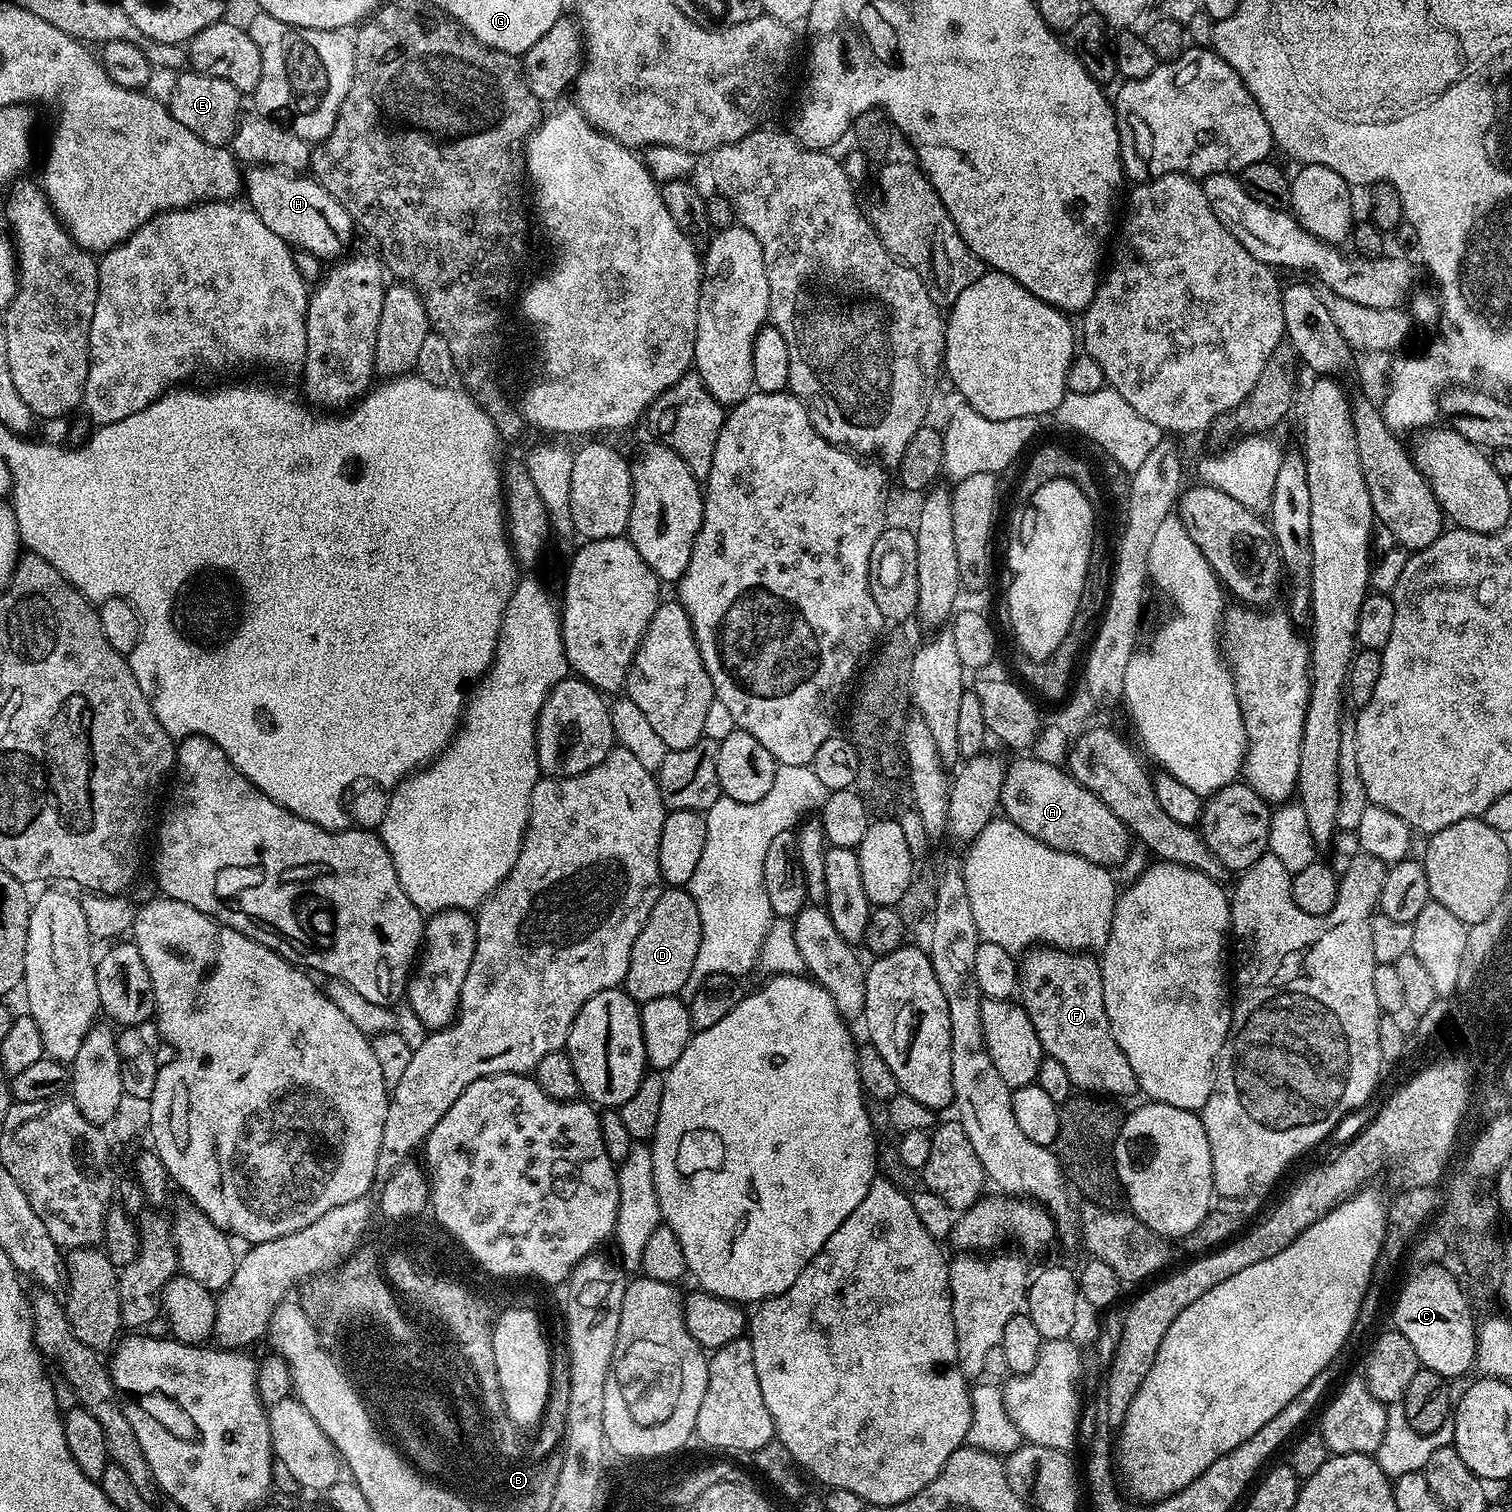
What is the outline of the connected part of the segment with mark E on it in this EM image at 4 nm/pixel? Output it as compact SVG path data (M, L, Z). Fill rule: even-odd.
M184 70L172 84L172 97L167 97L168 109L186 126L186 130L194 130L198 138L211 144L227 145L236 133L236 125L240 123L242 94L237 88L221 76L211 76L209 72Z

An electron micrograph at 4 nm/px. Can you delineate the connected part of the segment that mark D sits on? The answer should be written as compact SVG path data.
M665 887L658 902L654 902L654 910L650 910L650 918L646 918L646 926L642 926L642 934L634 942L634 950L630 950L630 966L622 985L624 991L637 1002L683 993L701 942L702 918L687 887Z

